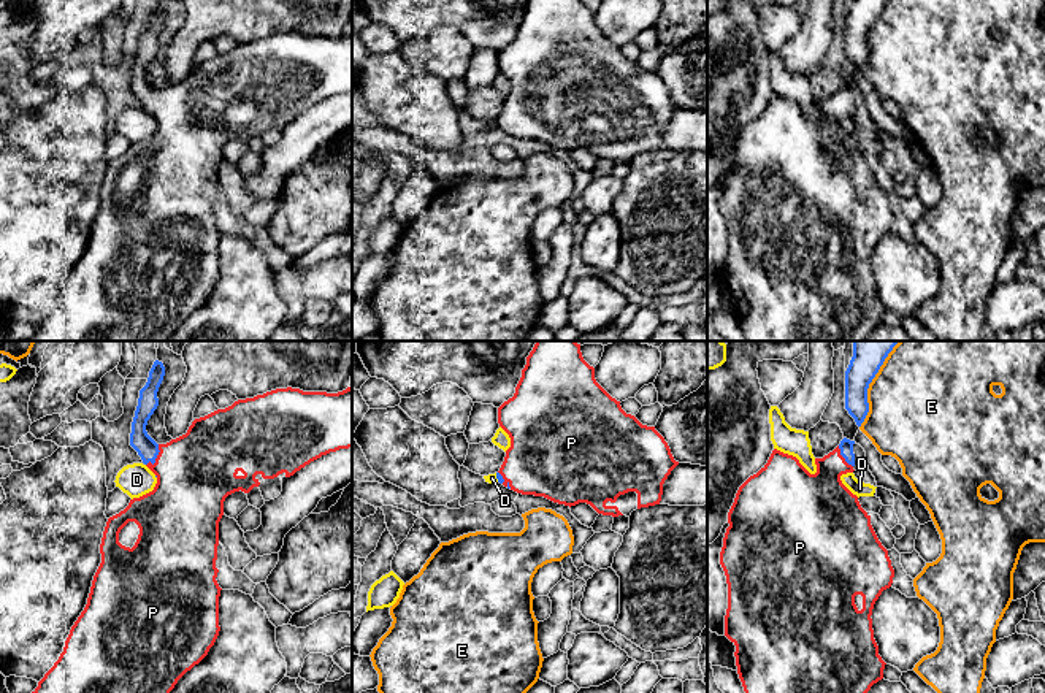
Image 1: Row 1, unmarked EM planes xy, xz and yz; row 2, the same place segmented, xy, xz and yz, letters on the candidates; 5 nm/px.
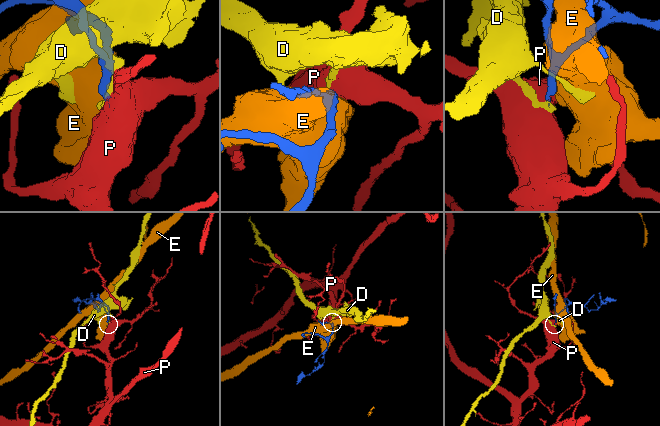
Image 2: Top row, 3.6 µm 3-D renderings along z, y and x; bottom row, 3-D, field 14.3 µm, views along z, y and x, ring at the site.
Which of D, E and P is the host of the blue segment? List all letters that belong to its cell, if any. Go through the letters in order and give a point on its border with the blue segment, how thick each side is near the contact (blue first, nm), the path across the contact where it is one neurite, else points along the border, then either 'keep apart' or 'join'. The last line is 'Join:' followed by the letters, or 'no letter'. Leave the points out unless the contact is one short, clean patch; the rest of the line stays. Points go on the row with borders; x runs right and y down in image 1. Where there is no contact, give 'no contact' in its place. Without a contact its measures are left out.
D: meets blue in xz at (497, 478); 30 nm thick on the blue side, 50 nm on the other; border along xz (495, 473), (498, 481); keep apart
E: meets blue in yz at (869, 382); 200 nm thick on the blue side, 480 nm on the other; keep apart
P: meets blue in xy at (156, 457); 110 nm thick on the blue side, 400 nm on the other; runs through xy (148, 449), (156, 457), (195, 473); join
Join: P

